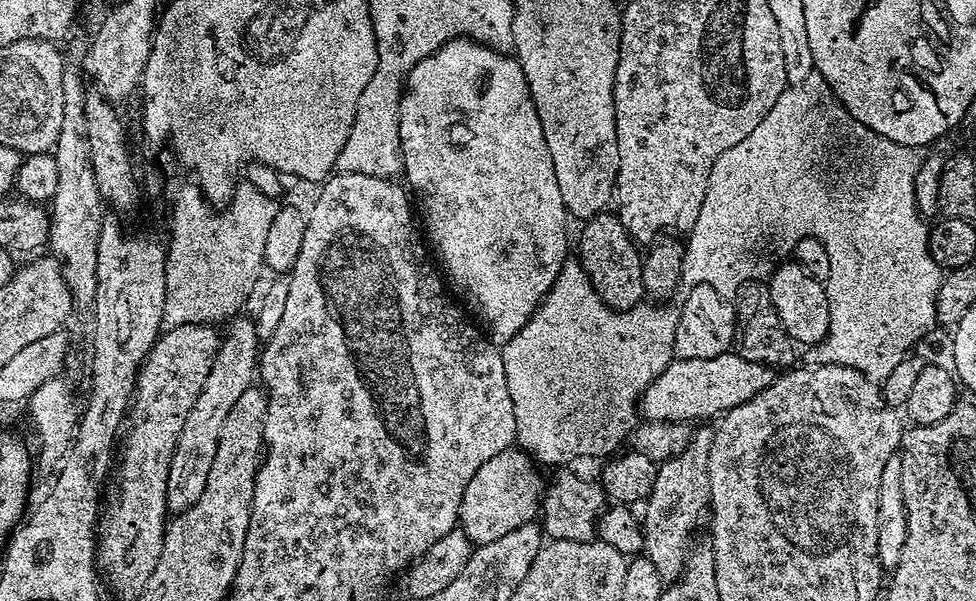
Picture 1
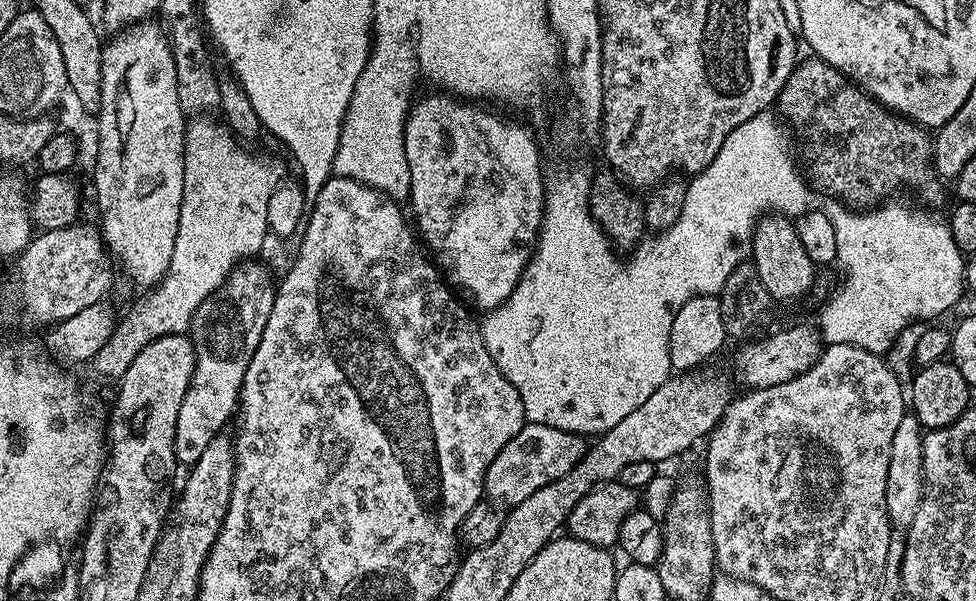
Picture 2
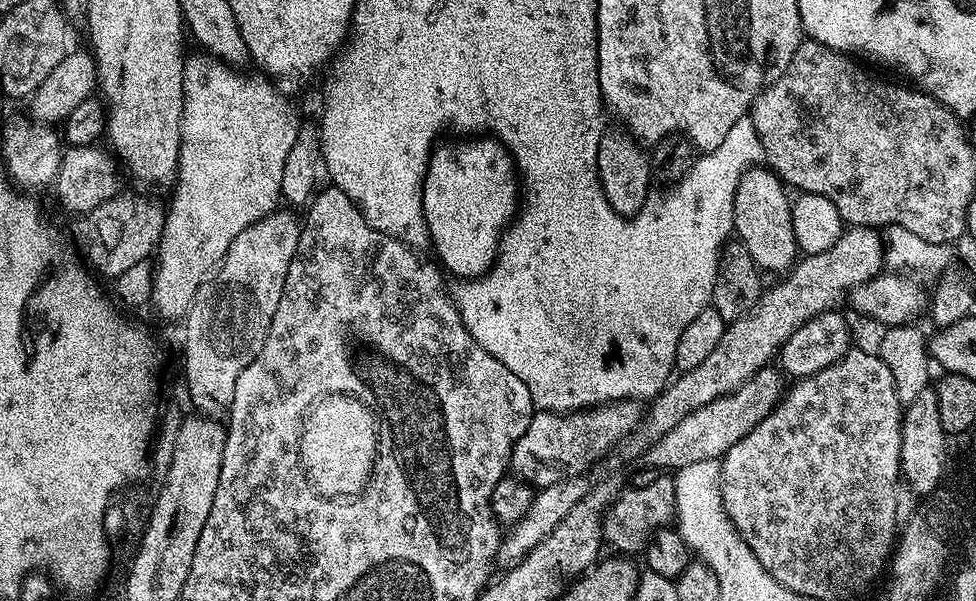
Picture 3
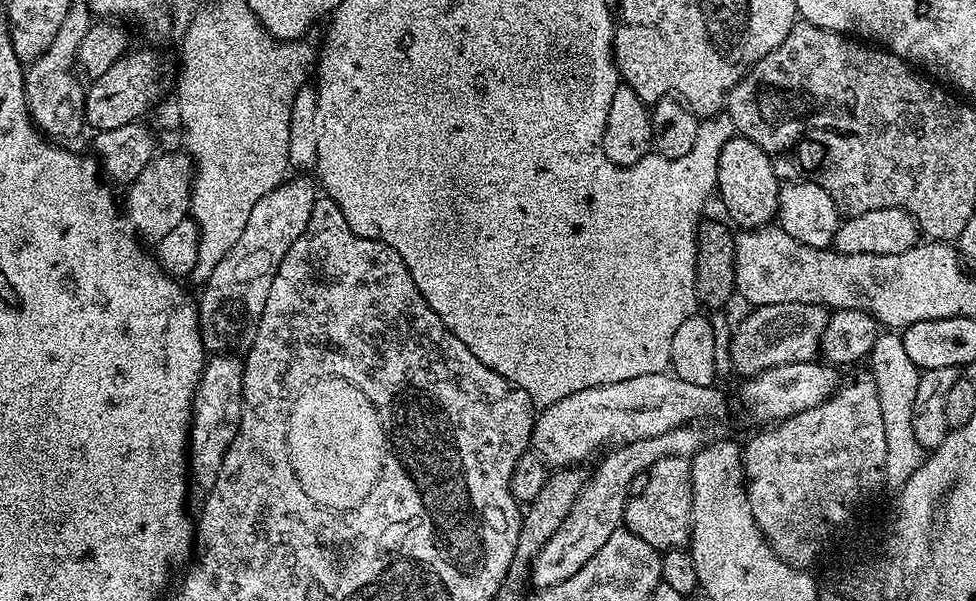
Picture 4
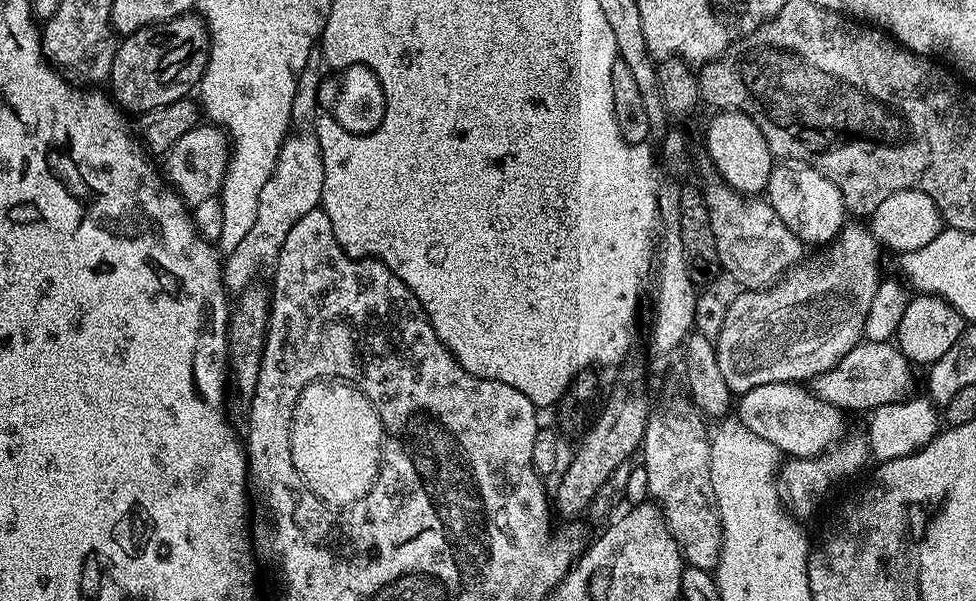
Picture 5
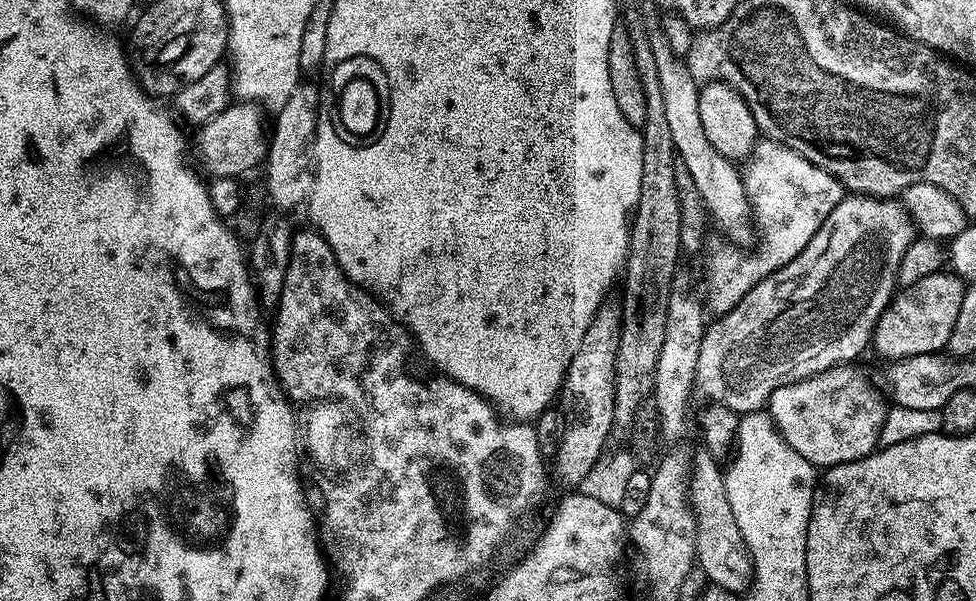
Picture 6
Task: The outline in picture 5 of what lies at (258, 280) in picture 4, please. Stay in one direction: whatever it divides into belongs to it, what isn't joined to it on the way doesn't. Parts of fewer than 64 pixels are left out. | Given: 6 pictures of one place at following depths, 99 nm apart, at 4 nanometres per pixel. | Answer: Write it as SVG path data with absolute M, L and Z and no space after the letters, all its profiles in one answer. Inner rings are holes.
M312 130L295 132L285 136L278 154L278 162L270 178L266 178L266 186L262 186L262 194L258 198L258 218L254 227L246 233L242 242L238 242L233 252L227 253L223 261L224 287L229 293L239 294L251 284L257 283L259 276L256 275L267 264L268 267L275 265L282 250L282 242L286 242L286 234L290 234L294 222L310 214L310 210L321 207L324 163L320 157L320 139Z

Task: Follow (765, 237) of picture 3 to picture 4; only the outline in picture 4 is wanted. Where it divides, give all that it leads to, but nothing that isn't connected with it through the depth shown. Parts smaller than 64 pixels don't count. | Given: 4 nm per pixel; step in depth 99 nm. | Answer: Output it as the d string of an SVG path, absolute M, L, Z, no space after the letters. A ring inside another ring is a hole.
M736 134L722 146L722 154L718 154L718 174L716 175L716 192L718 200L724 203L728 211L727 219L737 229L751 230L771 225L780 211L780 189L782 181L777 176L770 162L768 152L762 150L752 140Z

